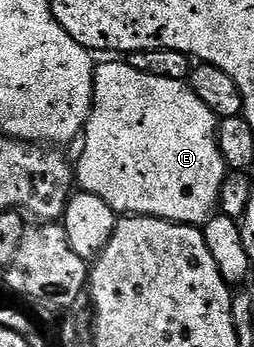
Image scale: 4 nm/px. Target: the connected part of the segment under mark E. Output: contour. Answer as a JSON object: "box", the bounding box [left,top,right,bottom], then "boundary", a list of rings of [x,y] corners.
{"box":[77,61,229,225],"boundary":[[[125,61],[100,62],[95,68],[95,101],[81,136],[82,143],[79,167],[77,163],[78,186],[84,192],[101,197],[116,213],[149,215],[152,219],[167,219],[170,223],[203,225],[220,206],[220,195],[229,168],[219,148],[217,116],[182,79],[150,75],[141,69],[133,69],[133,65]]]}

